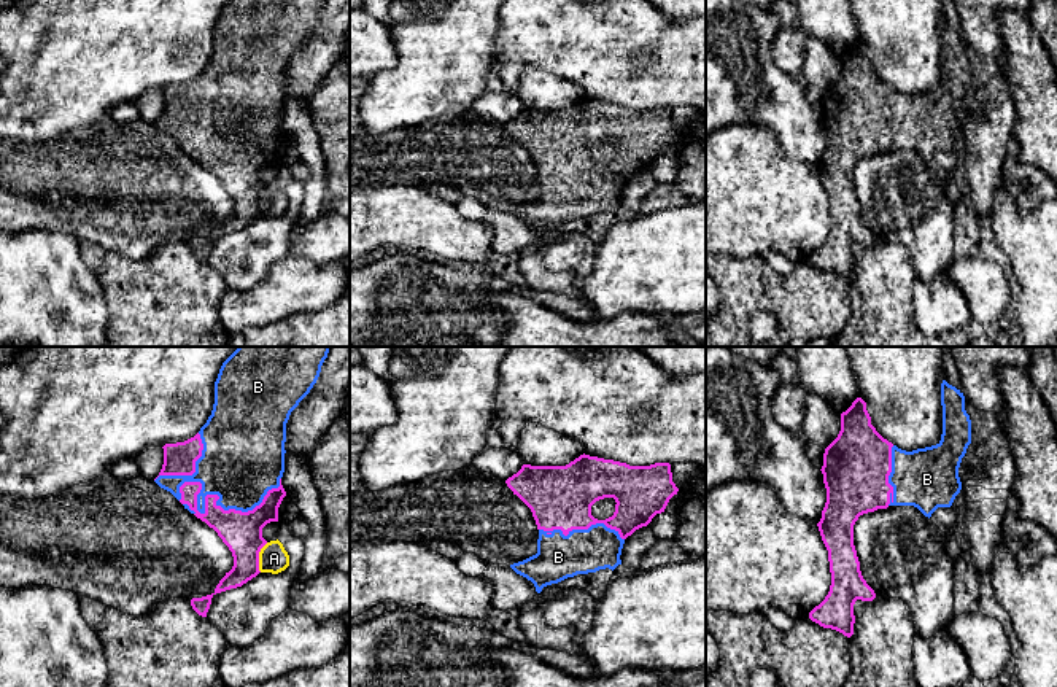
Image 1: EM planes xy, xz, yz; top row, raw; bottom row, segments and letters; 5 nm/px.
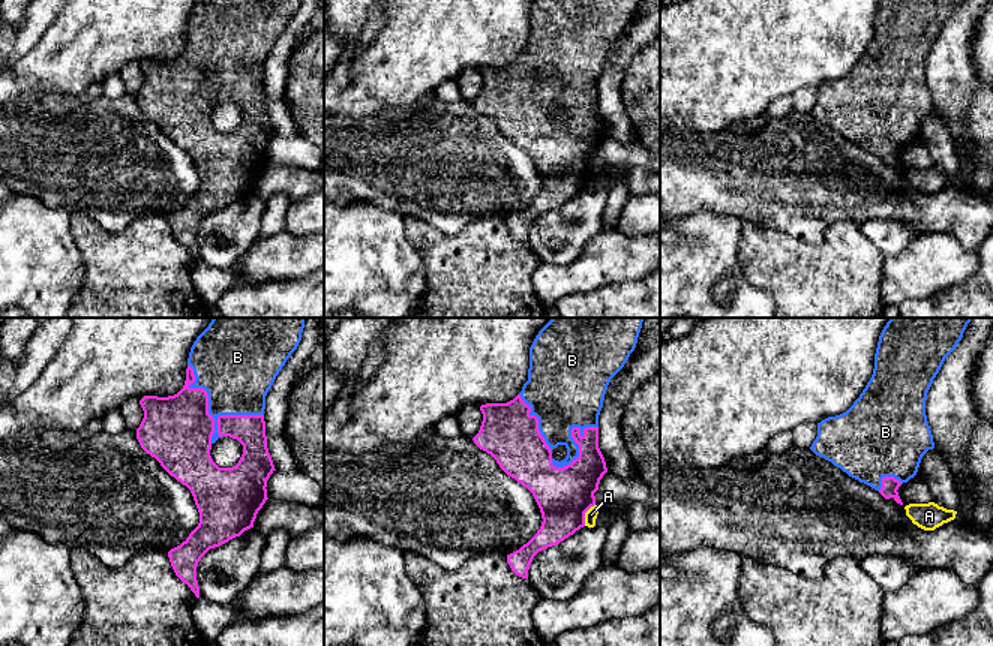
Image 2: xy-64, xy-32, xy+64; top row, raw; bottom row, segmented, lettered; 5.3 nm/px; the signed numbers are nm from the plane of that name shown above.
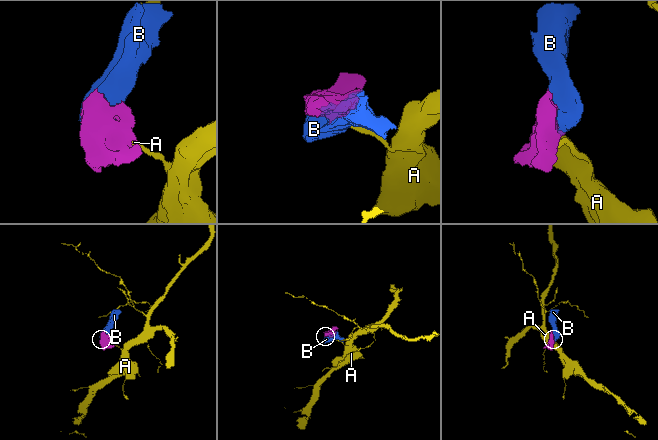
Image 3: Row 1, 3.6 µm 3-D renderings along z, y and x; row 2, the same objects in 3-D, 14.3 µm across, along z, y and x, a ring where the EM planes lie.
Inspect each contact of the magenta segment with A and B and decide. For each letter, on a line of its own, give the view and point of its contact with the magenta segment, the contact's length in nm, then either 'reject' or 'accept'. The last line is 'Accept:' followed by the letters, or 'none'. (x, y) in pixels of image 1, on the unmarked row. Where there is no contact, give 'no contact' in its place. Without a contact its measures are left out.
A: xy (258, 201) | 160 nm | reject
B: xy (212, 139) | 550 nm | accept
Accept: B

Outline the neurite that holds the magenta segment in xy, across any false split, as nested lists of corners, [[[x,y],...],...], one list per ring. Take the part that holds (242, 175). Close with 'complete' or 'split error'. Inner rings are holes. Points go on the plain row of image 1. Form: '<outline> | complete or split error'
[[[229,0],[215,25],[215,48],[211,59],[200,75],[176,87],[165,87],[164,108],[154,126],[170,135],[191,157],[213,172],[234,200],[234,210],[219,224],[211,239],[192,242],[192,253],[207,261],[211,242],[216,237],[242,231],[259,215],[259,196],[267,188],[262,172],[278,165],[278,151],[286,140],[281,129],[285,116],[286,67],[291,56],[310,37],[316,27],[321,10],[327,0]]] | split error

